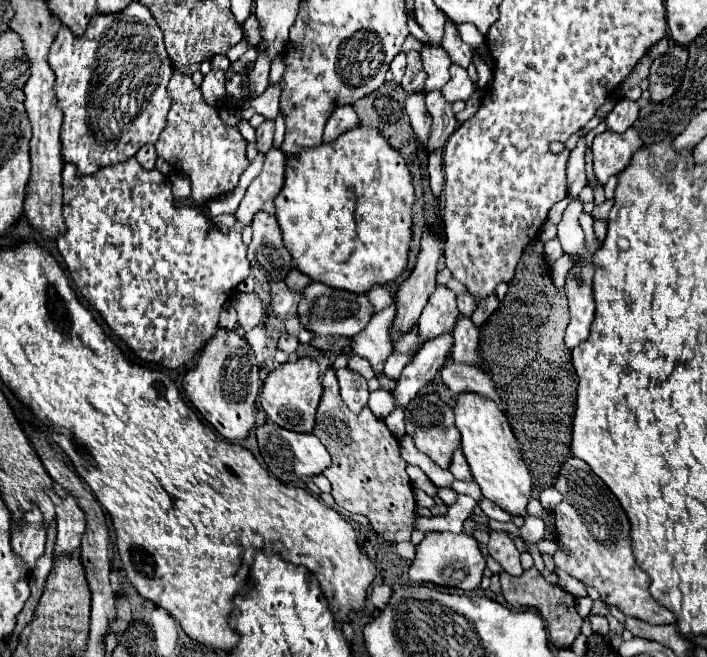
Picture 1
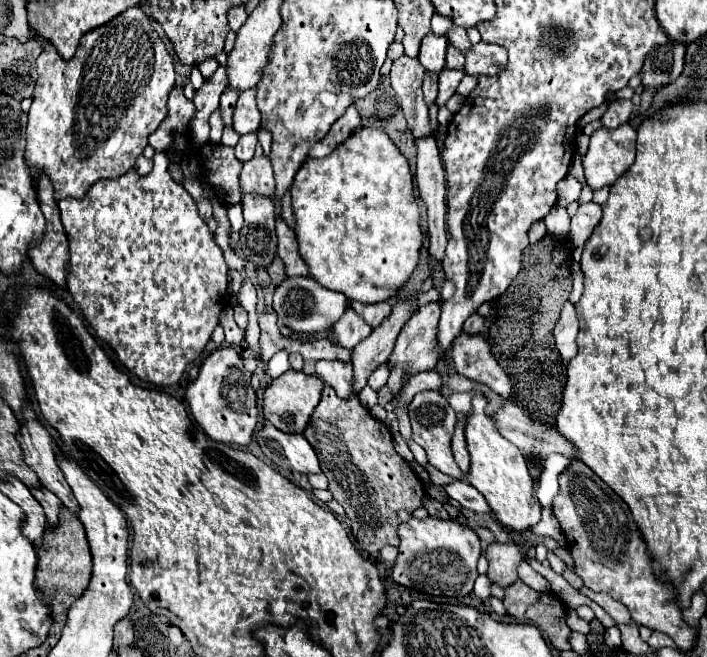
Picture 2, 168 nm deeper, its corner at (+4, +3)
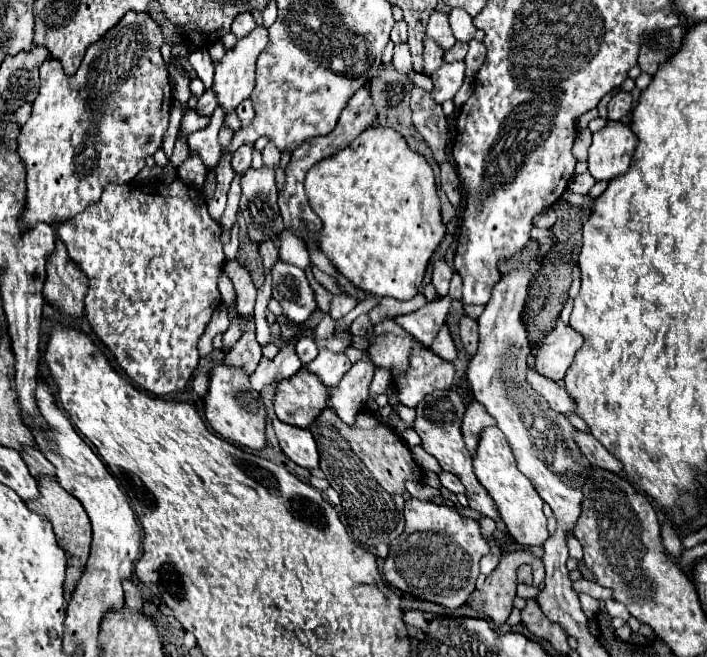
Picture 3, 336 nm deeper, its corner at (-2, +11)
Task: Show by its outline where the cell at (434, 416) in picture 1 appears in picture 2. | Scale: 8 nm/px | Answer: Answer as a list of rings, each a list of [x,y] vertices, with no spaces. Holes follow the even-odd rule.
[[[422,391],[416,393],[412,403],[410,403],[410,423],[412,423],[412,437],[416,443],[420,443],[426,453],[428,453],[428,461],[432,467],[436,467],[438,471],[452,475],[454,479],[462,479],[460,467],[456,465],[452,451],[450,451],[450,439],[454,433],[454,417],[456,411],[448,405],[448,399],[440,393],[440,391]]]

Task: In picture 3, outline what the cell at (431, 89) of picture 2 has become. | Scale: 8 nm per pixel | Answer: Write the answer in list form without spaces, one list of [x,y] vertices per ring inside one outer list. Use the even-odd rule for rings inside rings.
[[[424,35],[424,67],[426,67],[426,75],[432,75],[444,63],[442,55],[444,55],[444,51],[440,49],[440,45],[434,39]]]

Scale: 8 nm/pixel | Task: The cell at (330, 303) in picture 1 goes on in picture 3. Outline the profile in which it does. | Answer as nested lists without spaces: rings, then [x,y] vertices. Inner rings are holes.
[[[276,261],[272,273],[272,297],[282,305],[284,315],[296,325],[302,325],[306,317],[316,309],[314,293],[302,269],[286,261]]]

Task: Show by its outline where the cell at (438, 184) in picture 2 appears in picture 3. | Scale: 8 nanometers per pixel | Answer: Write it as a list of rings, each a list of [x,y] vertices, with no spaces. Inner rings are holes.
[[[446,259],[436,261],[434,263],[434,273],[432,273],[432,285],[434,285],[438,297],[446,297],[448,285],[450,285],[450,277],[452,277],[452,269],[448,267]]]

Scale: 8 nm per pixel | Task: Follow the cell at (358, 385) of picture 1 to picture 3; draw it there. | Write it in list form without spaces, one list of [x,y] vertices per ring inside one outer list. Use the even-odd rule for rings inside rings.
[[[322,349],[318,357],[306,365],[306,371],[314,373],[326,387],[334,387],[350,367],[352,363],[344,353],[332,353]]]

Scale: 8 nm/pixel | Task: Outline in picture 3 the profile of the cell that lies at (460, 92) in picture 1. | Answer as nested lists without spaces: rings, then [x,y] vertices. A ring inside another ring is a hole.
[[[462,61],[458,63],[442,63],[440,69],[436,69],[436,73],[432,73],[432,97],[438,103],[444,103],[448,99],[452,99],[458,89],[462,87],[462,79],[464,79],[464,65]]]

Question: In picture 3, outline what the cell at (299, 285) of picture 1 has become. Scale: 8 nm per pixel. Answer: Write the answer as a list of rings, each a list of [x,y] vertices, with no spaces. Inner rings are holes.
[[[268,239],[268,241],[262,241],[258,243],[258,251],[260,251],[260,257],[262,257],[262,265],[264,269],[268,271],[270,265],[274,265],[274,261],[278,261],[280,253],[278,253],[278,247]]]

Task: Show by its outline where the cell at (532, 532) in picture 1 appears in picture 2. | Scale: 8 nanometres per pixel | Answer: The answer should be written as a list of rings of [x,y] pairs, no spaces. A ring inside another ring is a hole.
[[[542,509],[542,519],[536,525],[532,525],[528,531],[534,533],[534,535],[552,537],[552,539],[556,539],[556,541],[562,543],[562,529],[560,529],[560,525],[558,525],[552,509]]]

